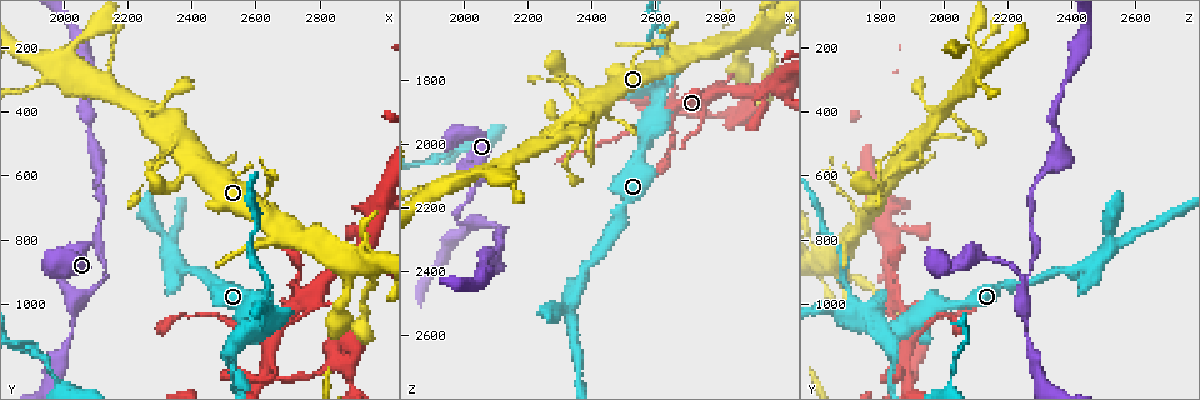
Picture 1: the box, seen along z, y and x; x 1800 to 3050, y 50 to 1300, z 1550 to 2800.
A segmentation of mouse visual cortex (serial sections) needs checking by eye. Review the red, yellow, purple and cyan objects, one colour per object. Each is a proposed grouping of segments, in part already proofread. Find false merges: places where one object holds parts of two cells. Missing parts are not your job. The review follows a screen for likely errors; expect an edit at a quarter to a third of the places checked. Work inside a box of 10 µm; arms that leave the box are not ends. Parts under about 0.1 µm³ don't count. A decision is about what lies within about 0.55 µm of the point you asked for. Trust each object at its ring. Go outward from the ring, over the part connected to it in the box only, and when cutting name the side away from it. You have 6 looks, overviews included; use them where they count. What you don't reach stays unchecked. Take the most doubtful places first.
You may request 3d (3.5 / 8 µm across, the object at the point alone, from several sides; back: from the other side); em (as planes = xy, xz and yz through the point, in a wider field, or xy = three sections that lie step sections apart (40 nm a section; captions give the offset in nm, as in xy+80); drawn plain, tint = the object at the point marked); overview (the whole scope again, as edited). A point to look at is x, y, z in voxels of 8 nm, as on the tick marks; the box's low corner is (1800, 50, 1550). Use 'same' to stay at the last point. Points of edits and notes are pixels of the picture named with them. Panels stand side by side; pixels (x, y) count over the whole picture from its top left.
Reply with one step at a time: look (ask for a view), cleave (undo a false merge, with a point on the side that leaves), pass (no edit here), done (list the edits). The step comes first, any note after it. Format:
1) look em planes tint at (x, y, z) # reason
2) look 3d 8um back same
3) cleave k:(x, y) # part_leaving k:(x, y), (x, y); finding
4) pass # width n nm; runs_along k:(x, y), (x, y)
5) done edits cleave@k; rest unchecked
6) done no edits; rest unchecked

look 3d 3.5um at (2640, 1200, 1870) # arms part here

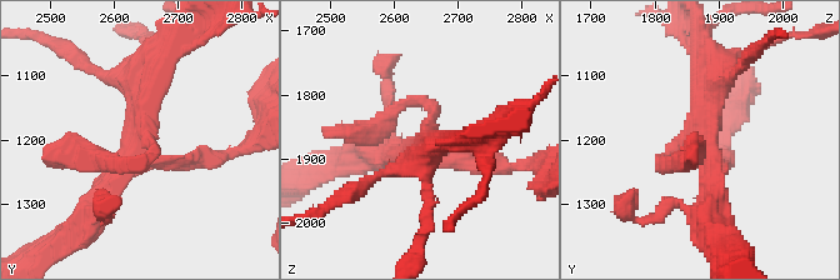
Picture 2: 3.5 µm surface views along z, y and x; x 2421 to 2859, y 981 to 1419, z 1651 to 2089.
look em xy step 2 tint at (2645, 1195, 1870) # shape alone is not enough

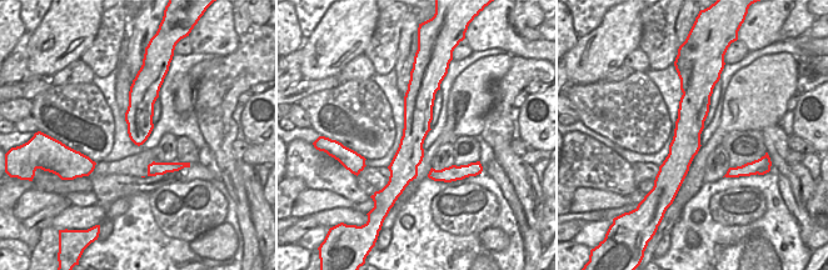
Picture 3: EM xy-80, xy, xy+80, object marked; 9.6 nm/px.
cleave 2:(235, 153) # part_leaving 2:(195, 161), (245, 150), (260, 135); two cells meet here

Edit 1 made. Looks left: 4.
look overview

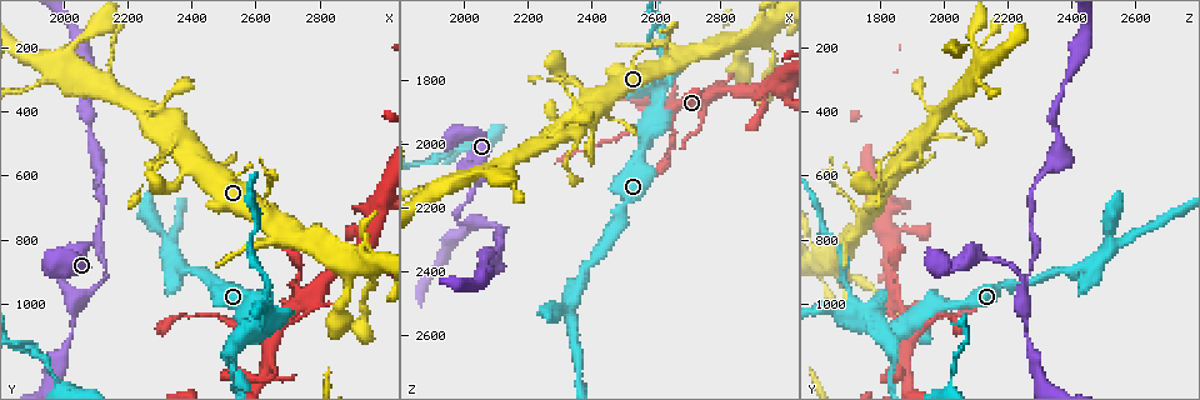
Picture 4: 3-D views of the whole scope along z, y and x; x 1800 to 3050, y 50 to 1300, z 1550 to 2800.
look 3d 3.5um at (2900, 890, 1670) # narrows sharply

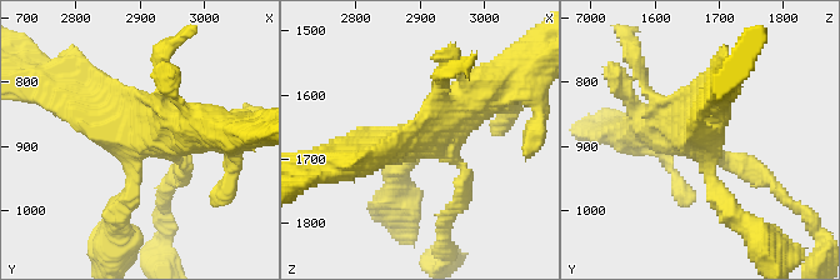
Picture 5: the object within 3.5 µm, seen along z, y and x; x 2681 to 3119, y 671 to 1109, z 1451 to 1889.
look em xy step 2 tint at (2900, 890, 1670) # shape alone is not enough

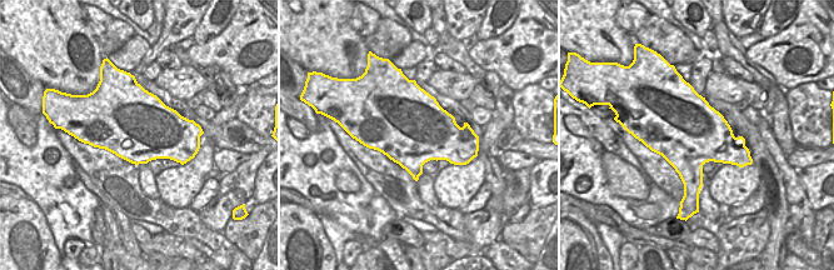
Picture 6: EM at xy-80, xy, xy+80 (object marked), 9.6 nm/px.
pass # runs_along 5:(351, 158), (428, 141), (485, 96); all the same cell

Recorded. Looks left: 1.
look 3d 3.5um at (2000, 260, 2110) # thin arm on a thick one

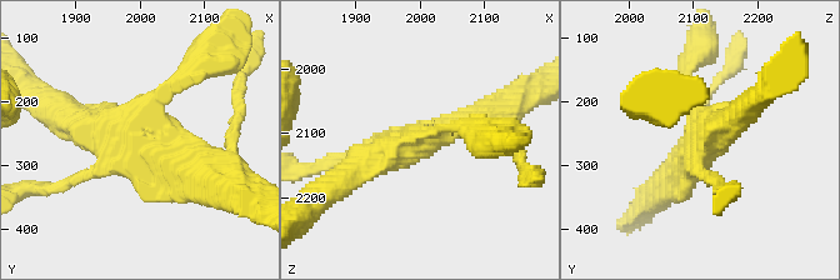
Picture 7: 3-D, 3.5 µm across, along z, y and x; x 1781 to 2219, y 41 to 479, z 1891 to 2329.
pass # runs_along 7:(205, 184), (125, 130), (71, 119); all the same cell

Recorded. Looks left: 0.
done edits cleave@2; rest unchecked

